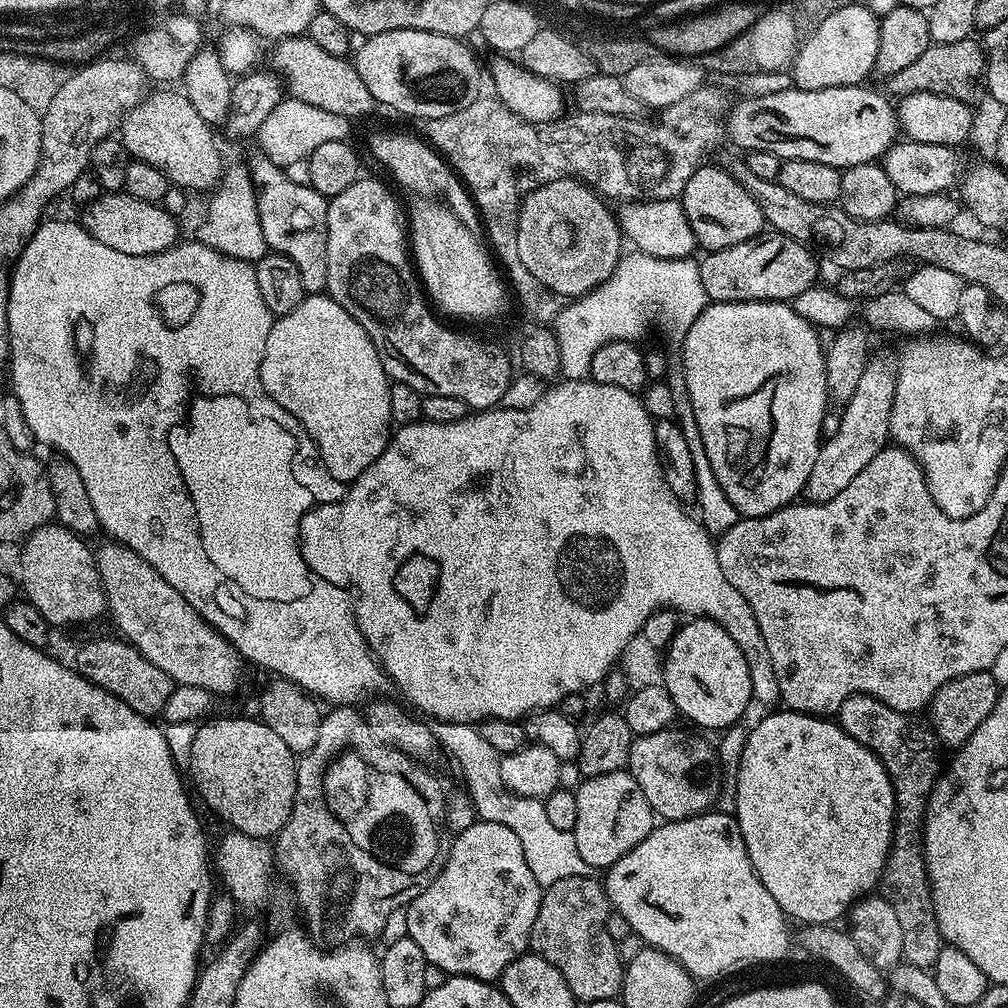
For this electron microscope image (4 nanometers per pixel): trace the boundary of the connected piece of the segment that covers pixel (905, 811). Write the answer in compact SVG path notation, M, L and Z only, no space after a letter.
M866 694L846 698L838 713L840 728L846 730L854 742L862 742L862 746L870 749L890 774L896 799L896 829L879 887L884 888L882 897L894 908L898 918L903 959L919 968L931 969L945 943L936 929L932 887L924 861L924 815L932 788L942 771L942 745L931 727L923 719L916 719L920 718L894 710L886 706L886 702L878 702L878 698Z

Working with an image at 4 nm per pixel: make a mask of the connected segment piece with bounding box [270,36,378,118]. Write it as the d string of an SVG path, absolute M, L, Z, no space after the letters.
M289 36L281 40L271 49L271 67L278 73L291 99L301 100L310 106L318 106L318 110L330 110L330 114L338 114L355 118L368 116L378 108L376 99L366 90L366 82L358 74L355 63L351 59L334 54L326 54L310 39L304 36Z

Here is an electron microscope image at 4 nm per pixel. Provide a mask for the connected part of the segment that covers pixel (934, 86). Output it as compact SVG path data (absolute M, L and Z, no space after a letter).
M969 38L962 42L949 44L931 43L924 54L919 55L910 66L887 77L887 91L893 97L909 96L919 92L942 94L950 98L958 98L965 102L972 102L979 92L982 92L984 83L984 50L975 39Z

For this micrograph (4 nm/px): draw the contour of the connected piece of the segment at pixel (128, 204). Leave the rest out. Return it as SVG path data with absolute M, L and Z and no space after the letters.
M125 191L109 192L99 196L94 203L83 209L82 223L86 231L102 246L118 250L118 254L153 256L172 248L181 239L177 217L166 214L160 204L142 202Z

